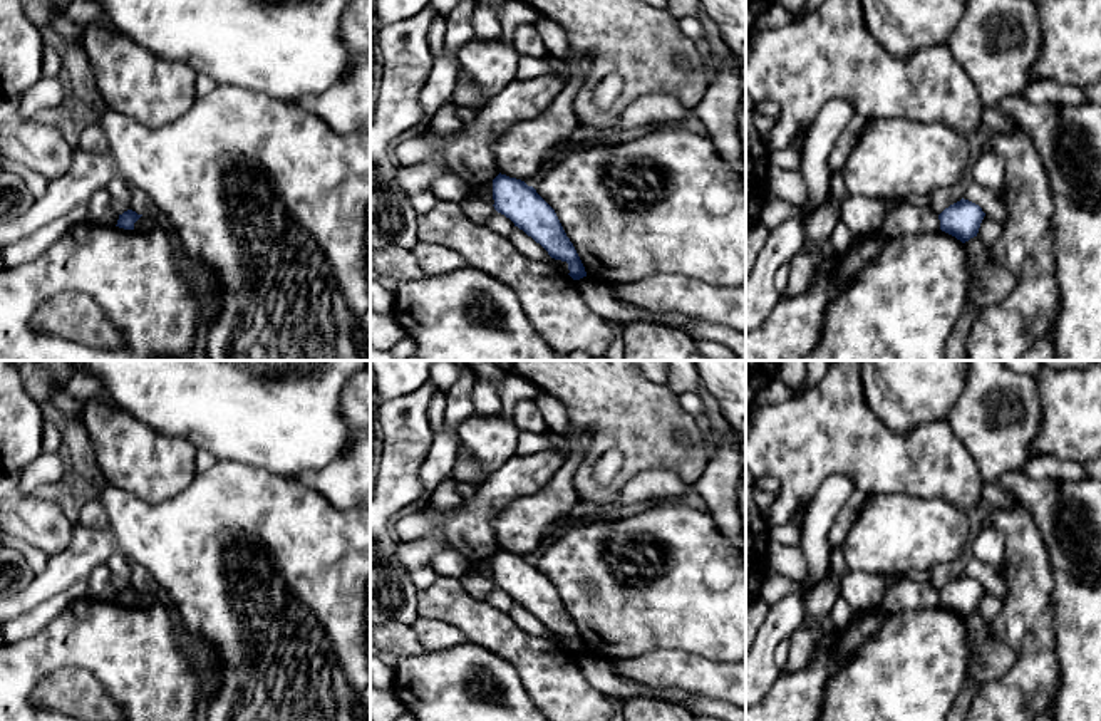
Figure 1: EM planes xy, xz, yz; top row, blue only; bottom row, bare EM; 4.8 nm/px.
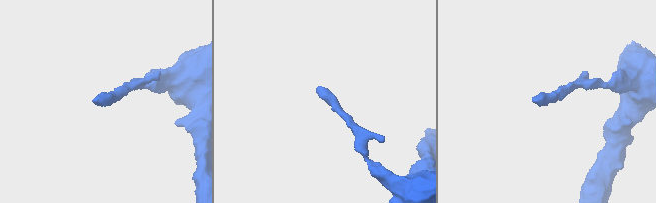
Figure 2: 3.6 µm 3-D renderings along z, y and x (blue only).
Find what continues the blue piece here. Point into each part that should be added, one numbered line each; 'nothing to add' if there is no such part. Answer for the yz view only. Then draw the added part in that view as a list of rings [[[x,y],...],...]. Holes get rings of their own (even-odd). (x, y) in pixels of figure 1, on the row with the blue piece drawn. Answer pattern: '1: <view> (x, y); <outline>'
nothing to add

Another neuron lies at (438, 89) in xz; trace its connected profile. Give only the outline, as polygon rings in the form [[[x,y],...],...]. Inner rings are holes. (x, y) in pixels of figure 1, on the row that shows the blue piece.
[[[459,0],[446,15],[444,52],[434,55],[432,69],[419,92],[421,124],[429,126],[434,114],[452,99],[457,80],[457,50],[471,39],[471,12],[474,0]]]

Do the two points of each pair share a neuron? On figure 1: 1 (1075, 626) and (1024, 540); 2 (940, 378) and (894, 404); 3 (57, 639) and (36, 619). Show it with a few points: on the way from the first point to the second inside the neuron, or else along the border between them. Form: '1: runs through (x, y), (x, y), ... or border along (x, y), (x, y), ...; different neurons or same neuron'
1: border along (1046, 552), (1051, 562), (1054, 631); different neurons
2: runs through (929, 378), (920, 378), (905, 393); same neuron
3: border along (74, 602), (34, 634), (17, 643); different neurons

